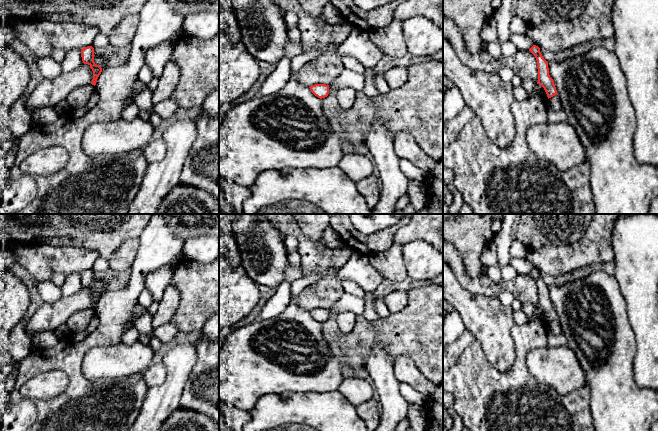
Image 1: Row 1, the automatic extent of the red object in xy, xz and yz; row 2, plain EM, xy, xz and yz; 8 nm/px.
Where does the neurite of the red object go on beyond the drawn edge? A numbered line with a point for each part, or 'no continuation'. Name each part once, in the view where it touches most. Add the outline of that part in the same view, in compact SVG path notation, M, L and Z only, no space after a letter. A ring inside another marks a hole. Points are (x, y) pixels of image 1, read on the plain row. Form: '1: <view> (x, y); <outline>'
no continuation

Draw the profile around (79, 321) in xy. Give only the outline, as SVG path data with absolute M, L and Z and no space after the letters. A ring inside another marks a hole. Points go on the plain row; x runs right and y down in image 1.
M88 307L84 310L76 311L66 320L68 332L76 333L85 330L94 315L94 309Z

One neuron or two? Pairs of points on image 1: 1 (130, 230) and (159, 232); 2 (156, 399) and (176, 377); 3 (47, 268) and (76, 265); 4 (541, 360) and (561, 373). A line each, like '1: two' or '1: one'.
1: two
2: one
3: one
4: one

